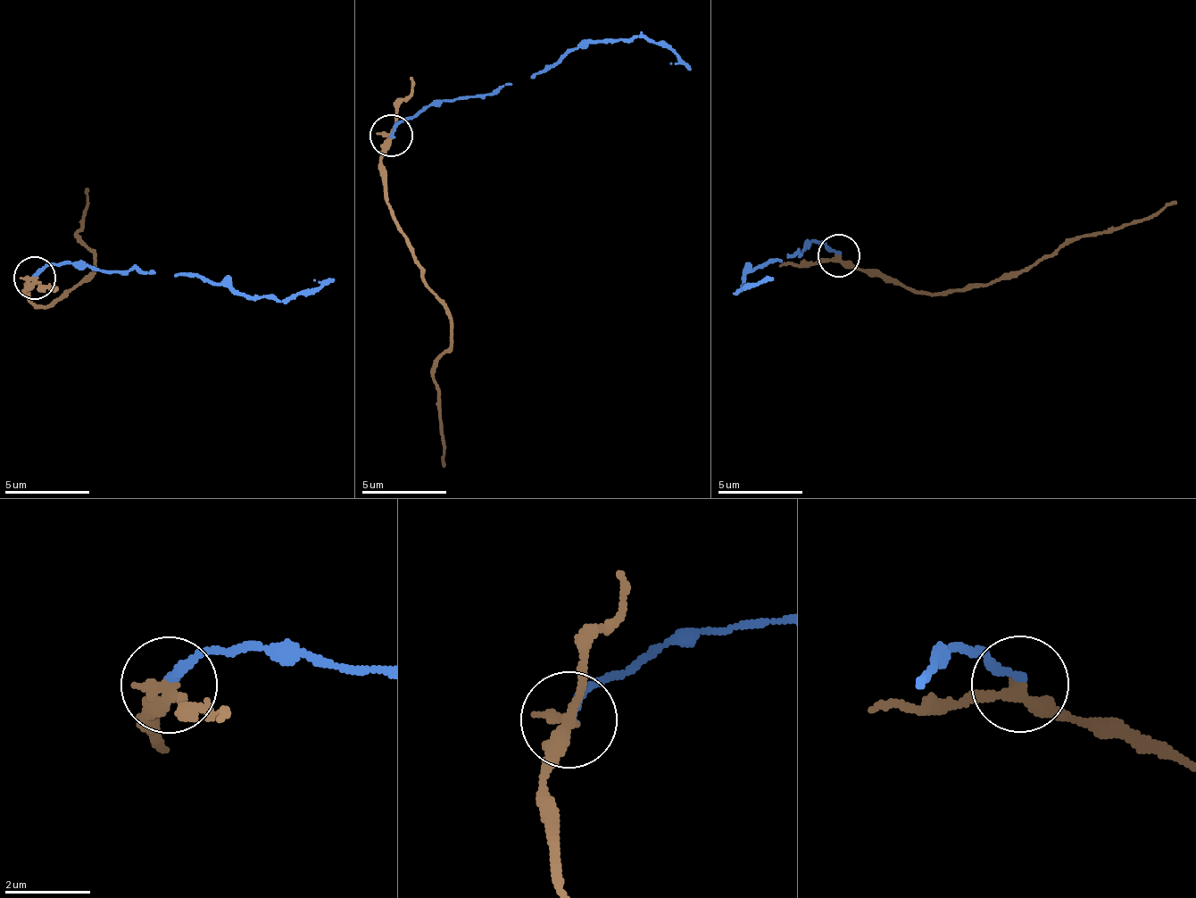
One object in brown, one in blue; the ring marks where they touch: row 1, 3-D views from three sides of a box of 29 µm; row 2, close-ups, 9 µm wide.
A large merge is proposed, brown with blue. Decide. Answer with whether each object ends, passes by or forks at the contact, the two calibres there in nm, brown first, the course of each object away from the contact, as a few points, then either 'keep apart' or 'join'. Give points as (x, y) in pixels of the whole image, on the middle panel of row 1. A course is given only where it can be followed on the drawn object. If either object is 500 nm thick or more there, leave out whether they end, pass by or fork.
brown passes by | blue ends | 320/200 nm | brown via (392, 135), (383, 162), (383, 200), (426, 289), (452, 320), (452, 345), (435, 365), (443, 436), (443, 467) | blue via (392, 134), (409, 116), (443, 103), (536, 78), (566, 58), (604, 38), (651, 38), (689, 70) | keep apart

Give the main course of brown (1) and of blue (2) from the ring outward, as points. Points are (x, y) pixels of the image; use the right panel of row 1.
1: (837, 256), (914, 290), (952, 292), (990, 285), (1050, 258), (1071, 239), (1142, 223), (1177, 202)
2: (837, 253), (820, 241), (808, 245), (783, 261), (761, 263), (740, 284), (740, 293), (774, 279)

